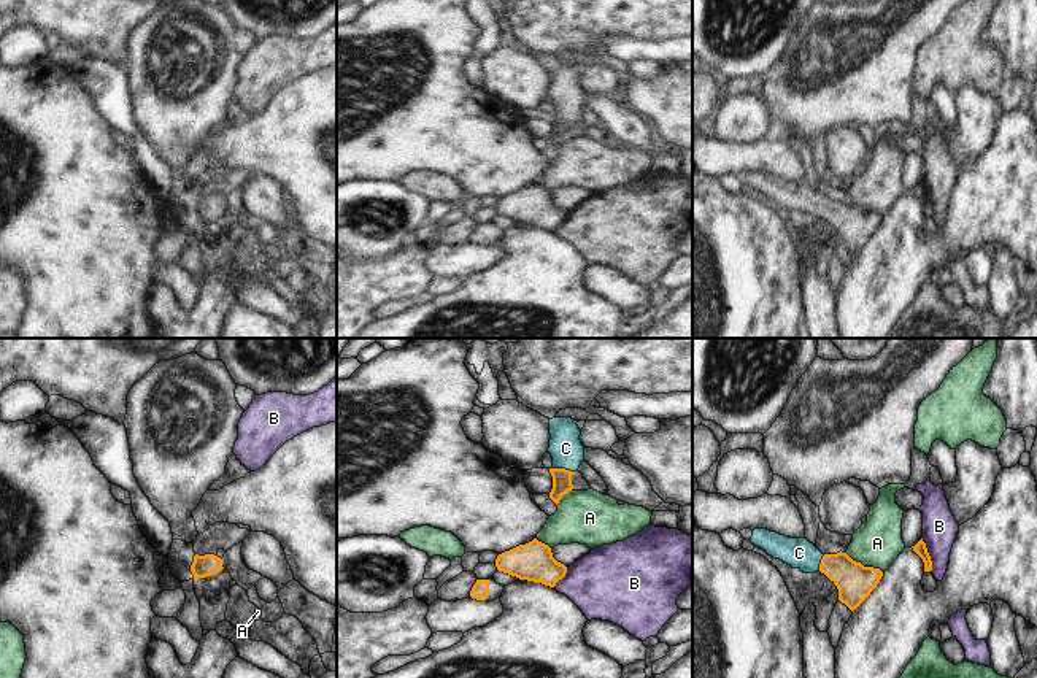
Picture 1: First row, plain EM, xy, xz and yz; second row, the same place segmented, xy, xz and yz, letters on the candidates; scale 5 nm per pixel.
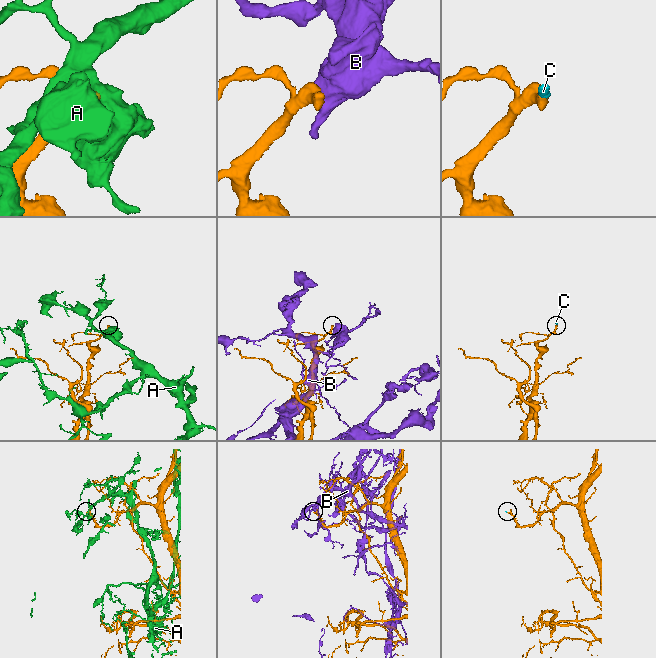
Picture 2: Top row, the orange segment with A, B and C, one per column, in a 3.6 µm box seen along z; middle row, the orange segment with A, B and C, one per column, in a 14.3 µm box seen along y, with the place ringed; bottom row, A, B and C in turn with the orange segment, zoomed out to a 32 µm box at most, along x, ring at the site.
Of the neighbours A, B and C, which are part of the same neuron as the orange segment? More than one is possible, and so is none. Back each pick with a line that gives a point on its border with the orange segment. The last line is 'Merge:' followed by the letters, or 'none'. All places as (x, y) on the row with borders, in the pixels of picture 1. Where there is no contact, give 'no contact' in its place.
C: contact xz (562, 469)
Merge: C

